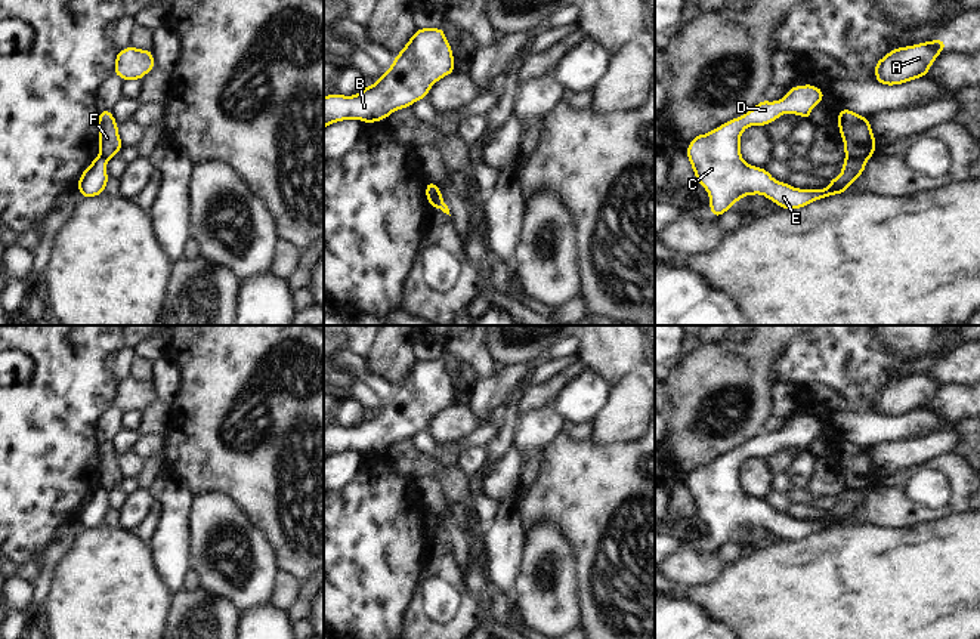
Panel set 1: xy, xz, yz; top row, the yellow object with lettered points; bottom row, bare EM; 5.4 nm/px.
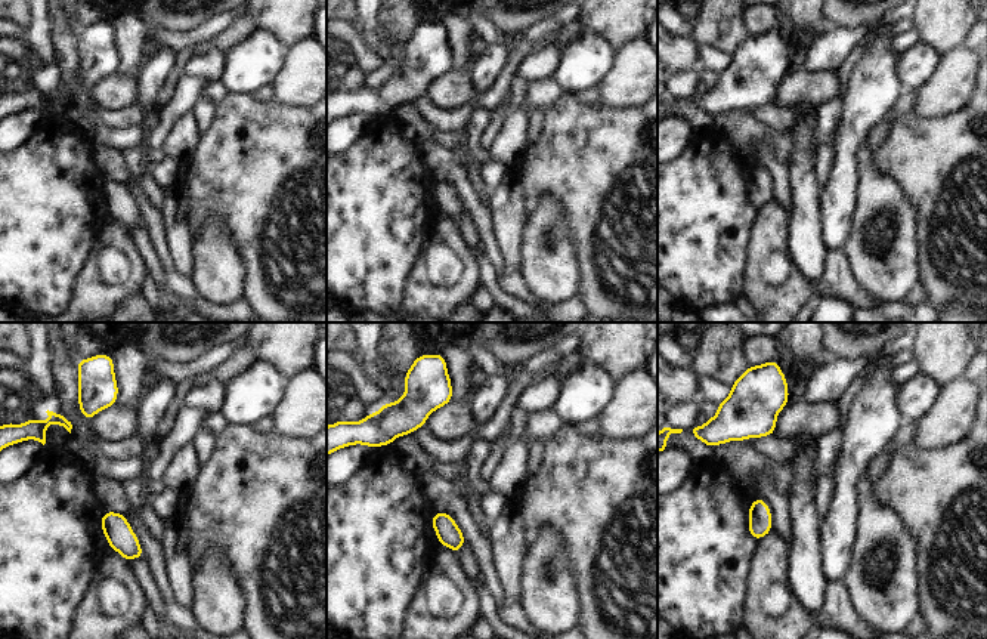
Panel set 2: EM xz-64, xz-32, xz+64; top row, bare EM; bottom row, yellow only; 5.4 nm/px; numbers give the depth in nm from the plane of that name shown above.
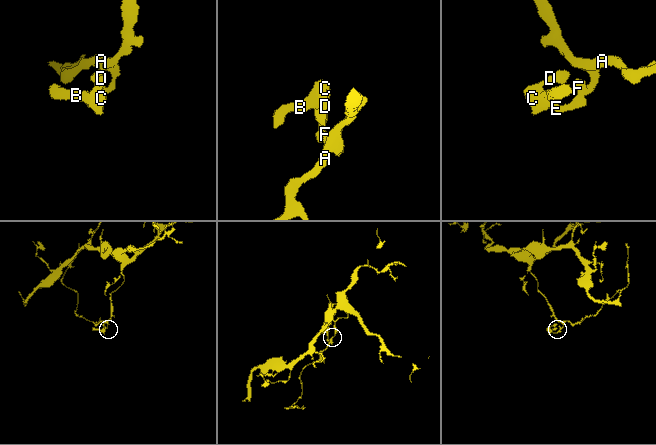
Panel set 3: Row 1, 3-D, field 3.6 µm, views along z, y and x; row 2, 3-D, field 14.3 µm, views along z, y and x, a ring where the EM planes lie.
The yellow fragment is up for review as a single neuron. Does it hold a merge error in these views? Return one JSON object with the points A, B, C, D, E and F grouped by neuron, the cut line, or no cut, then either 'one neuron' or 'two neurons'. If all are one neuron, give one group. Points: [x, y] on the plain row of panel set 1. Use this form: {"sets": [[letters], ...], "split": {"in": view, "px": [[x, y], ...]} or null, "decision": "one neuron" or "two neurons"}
{"sets": [["A", "F"], ["B", "C", "D", "E"]], "split": {"in": "yz", "px": [[847, 488], [865, 493]]}, "decision": "two neurons"}

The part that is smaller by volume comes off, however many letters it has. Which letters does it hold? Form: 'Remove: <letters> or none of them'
Remove: B, C, D, E

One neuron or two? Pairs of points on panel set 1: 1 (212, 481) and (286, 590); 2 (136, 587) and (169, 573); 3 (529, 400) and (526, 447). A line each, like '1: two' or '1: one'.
1: two
2: two
3: two

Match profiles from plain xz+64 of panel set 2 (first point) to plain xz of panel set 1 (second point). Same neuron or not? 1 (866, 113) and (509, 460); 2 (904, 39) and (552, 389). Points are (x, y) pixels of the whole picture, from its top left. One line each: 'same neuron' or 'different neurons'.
1: different neurons
2: same neuron

